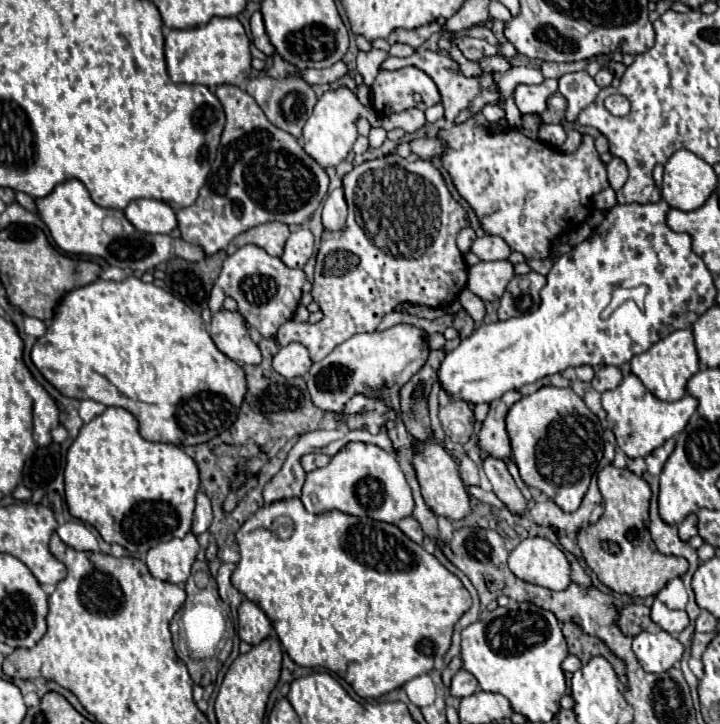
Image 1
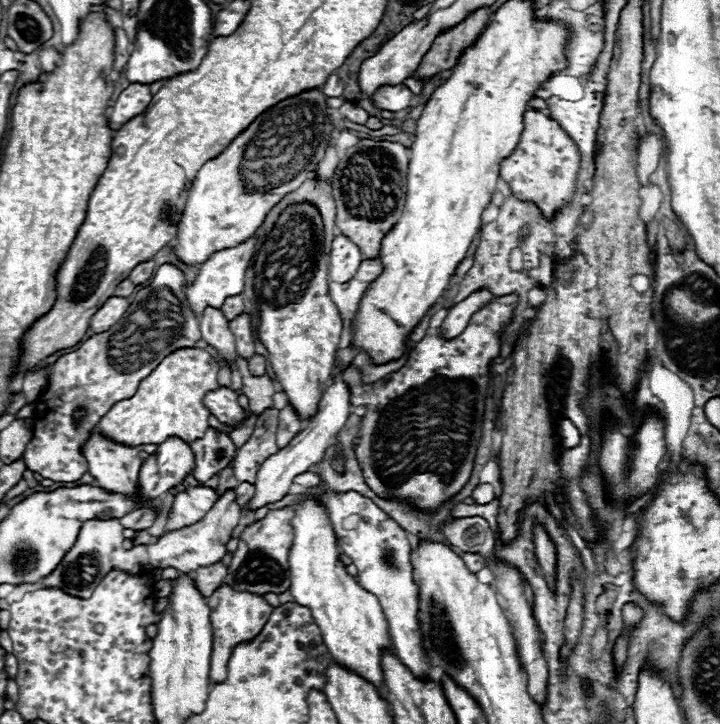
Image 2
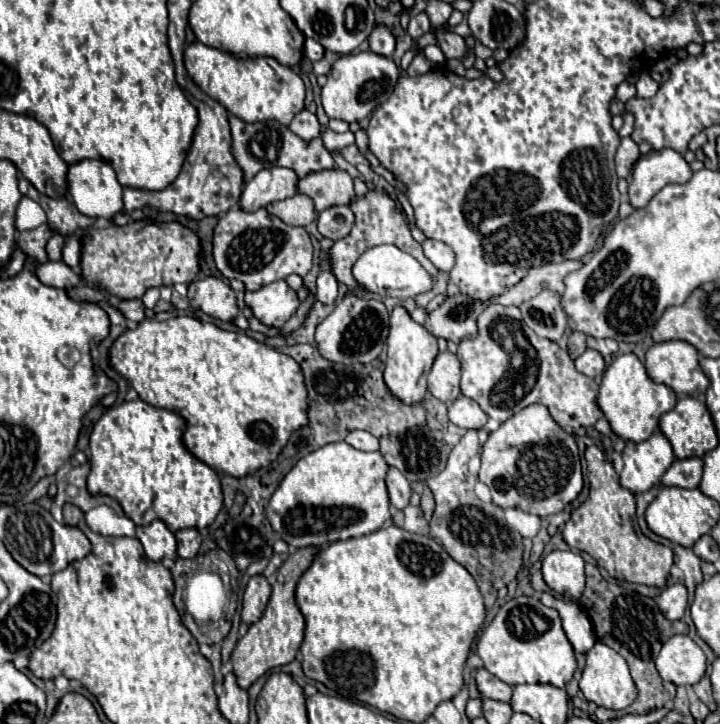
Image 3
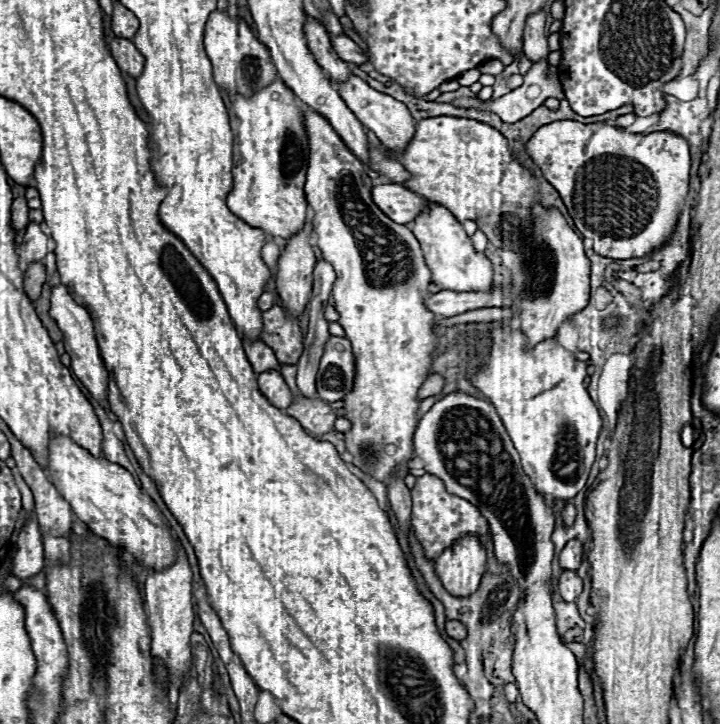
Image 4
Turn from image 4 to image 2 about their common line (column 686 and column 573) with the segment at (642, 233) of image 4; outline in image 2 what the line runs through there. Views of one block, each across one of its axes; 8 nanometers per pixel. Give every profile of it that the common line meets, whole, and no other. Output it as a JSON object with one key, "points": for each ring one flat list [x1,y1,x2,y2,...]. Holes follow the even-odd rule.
{"points":[[530,108,524,112,524,130,516,144,516,150,502,162,500,178,510,184,510,190,520,200,534,200,544,216,552,216,558,208,572,200,576,170,578,170,578,150,560,124,542,112]]}

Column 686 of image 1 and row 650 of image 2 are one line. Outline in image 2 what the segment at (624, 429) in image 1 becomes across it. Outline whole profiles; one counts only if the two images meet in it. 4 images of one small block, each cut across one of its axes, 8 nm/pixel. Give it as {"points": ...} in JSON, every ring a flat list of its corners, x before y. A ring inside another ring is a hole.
{"points":[[328,492,328,512,334,524,340,550,352,558,358,568,358,584,374,594,382,606,388,622,388,634,396,656,406,664,414,676,428,678,428,658,422,648,420,624,418,624,418,586,412,580,410,542,408,532,400,528,384,510,380,510,370,498,350,492]]}

